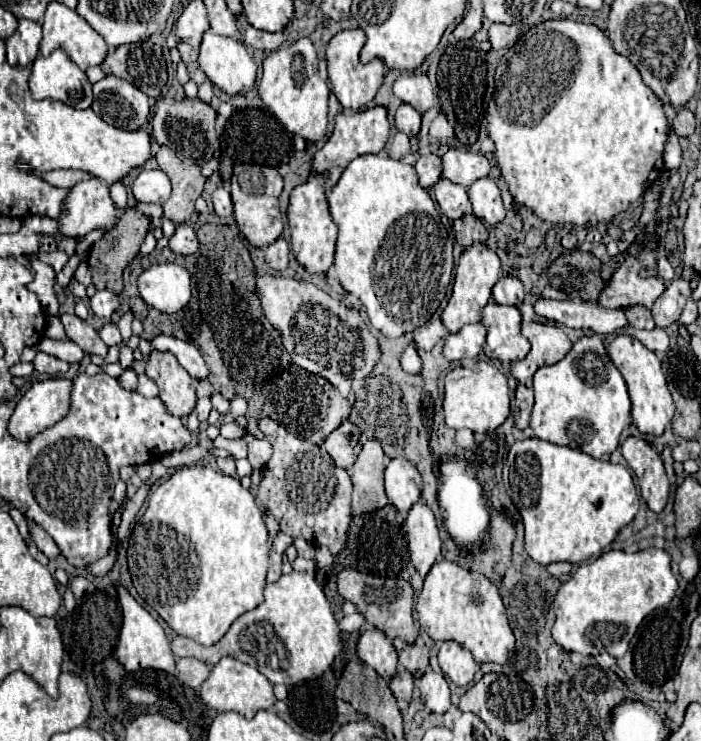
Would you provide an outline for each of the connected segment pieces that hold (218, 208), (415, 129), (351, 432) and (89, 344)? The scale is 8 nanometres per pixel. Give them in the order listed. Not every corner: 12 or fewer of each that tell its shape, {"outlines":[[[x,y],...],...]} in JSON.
{"outlines":[[[225,187],[213,191],[217,217],[231,217],[233,203]],[[411,105],[395,113],[395,129],[409,137],[419,133],[421,115]],[[343,421],[323,443],[337,467],[349,469],[361,433]],[[61,315],[67,337],[87,355],[107,355],[97,331],[77,315]]]}

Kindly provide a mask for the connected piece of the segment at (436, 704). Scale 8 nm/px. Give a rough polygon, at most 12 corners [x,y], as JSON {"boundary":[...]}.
{"boundary":[[427,671],[419,681],[421,701],[431,713],[451,705],[441,673]]}

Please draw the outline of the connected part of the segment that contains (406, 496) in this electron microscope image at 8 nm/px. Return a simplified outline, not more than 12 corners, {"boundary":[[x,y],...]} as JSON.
{"boundary":[[407,459],[385,469],[389,503],[407,513],[421,501],[423,481]]}

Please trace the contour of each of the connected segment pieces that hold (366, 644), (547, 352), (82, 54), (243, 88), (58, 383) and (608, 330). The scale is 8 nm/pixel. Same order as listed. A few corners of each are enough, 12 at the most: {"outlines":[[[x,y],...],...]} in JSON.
{"outlines":[[[367,629],[357,657],[385,681],[397,673],[397,651],[381,631]],[[557,325],[523,327],[531,351],[511,375],[531,387],[539,367],[561,361],[571,341]],[[49,3],[41,55],[65,49],[83,71],[101,65],[105,39],[77,11]],[[207,31],[199,65],[231,97],[255,85],[257,65],[237,39]],[[37,381],[7,431],[31,441],[69,411],[71,381]],[[539,299],[535,313],[559,325],[611,335],[623,309]]]}

